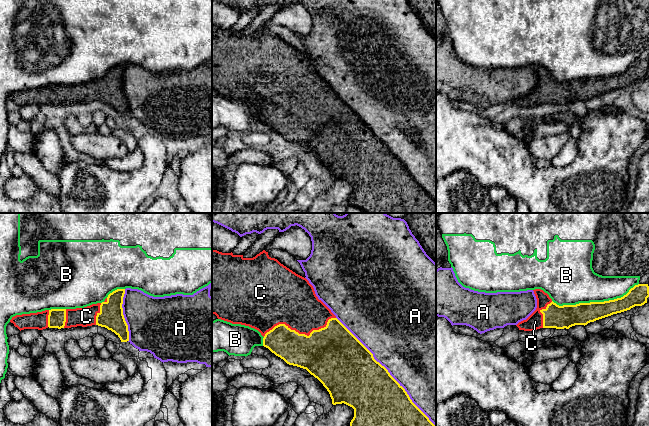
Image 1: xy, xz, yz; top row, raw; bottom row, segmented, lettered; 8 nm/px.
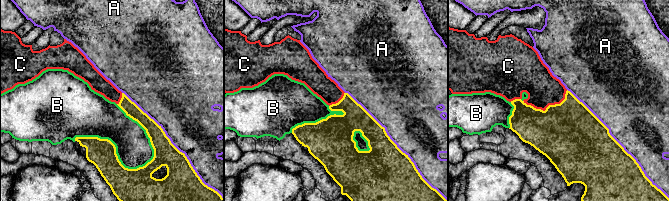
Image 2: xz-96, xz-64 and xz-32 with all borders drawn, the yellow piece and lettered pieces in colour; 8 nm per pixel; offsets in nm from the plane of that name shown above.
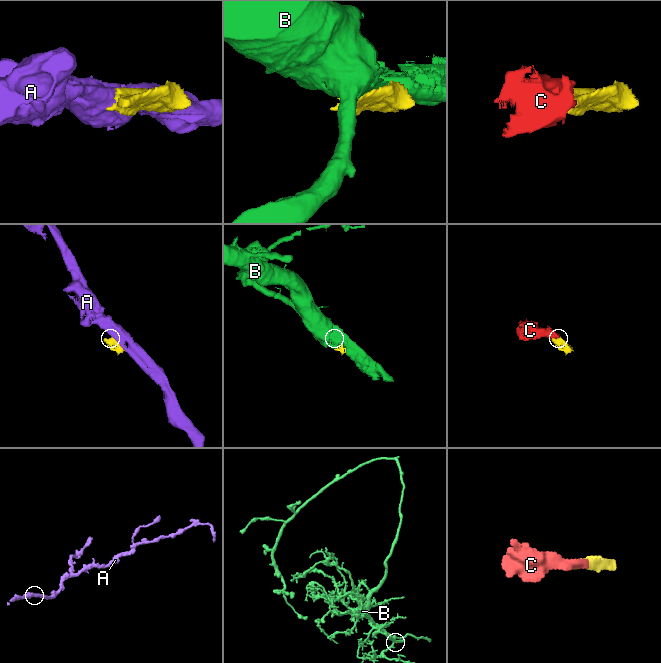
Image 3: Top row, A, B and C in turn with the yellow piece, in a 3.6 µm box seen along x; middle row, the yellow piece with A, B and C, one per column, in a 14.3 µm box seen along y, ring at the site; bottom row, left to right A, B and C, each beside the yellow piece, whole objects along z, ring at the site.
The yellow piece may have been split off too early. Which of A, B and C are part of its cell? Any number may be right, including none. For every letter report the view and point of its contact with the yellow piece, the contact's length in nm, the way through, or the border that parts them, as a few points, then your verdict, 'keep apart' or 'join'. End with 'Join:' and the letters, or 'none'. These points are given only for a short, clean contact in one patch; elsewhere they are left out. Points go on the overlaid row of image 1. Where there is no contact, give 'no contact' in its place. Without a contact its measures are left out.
A: xz (387, 371) | 1200 nm | keep apart
B: yz (595, 302) | 700 nm | keep apart
C: xz (300, 334) | 600 nm | join
Join: C

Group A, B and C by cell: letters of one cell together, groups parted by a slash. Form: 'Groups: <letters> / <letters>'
Groups: A / B / C

